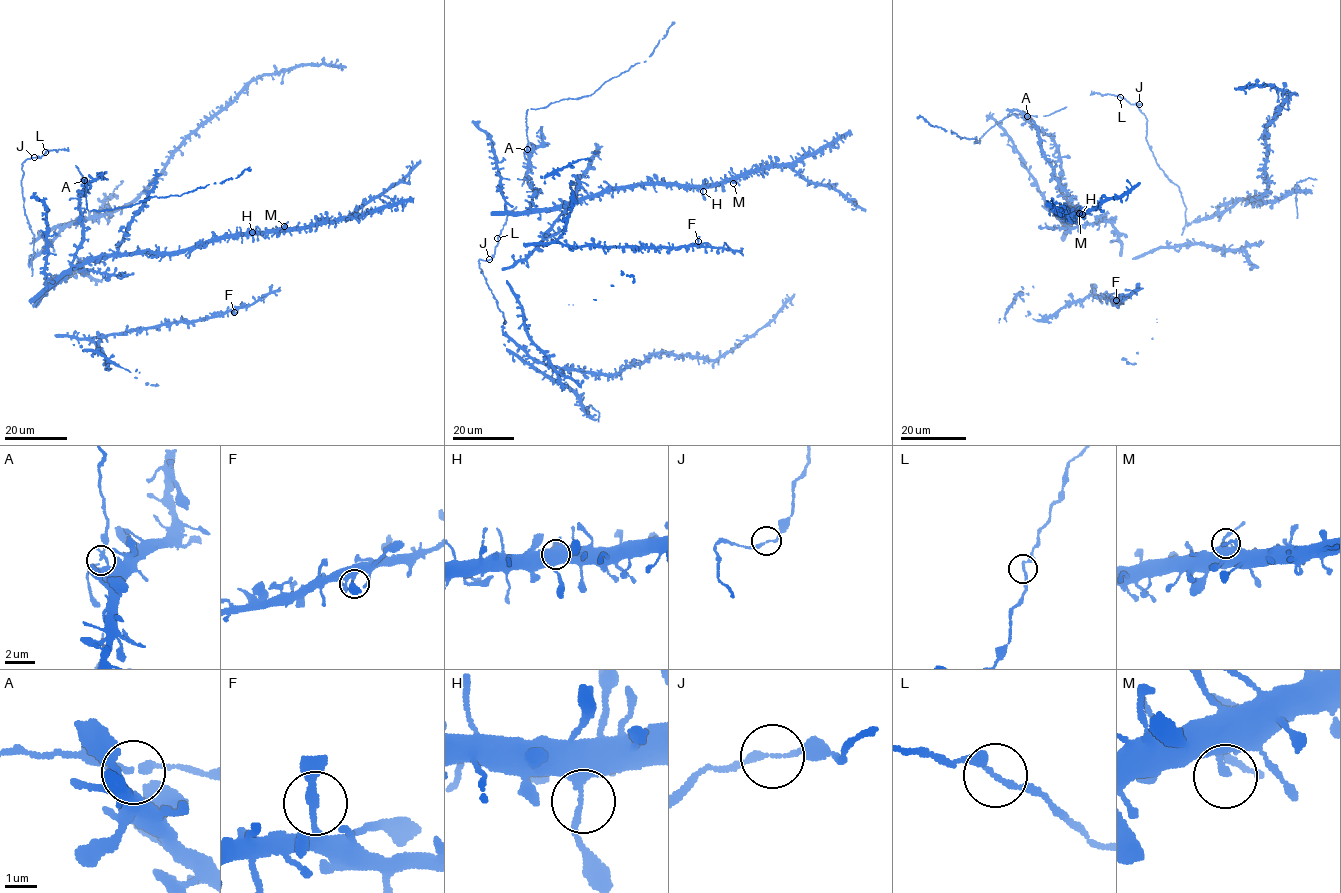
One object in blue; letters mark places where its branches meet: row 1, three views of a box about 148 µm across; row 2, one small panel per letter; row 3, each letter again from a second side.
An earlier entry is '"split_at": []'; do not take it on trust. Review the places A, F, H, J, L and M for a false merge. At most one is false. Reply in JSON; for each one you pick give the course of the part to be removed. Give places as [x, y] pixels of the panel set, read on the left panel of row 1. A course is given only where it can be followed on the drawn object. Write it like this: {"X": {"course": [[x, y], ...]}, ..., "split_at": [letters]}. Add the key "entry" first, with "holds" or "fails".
{"entry": "holds", "split_at": []}

